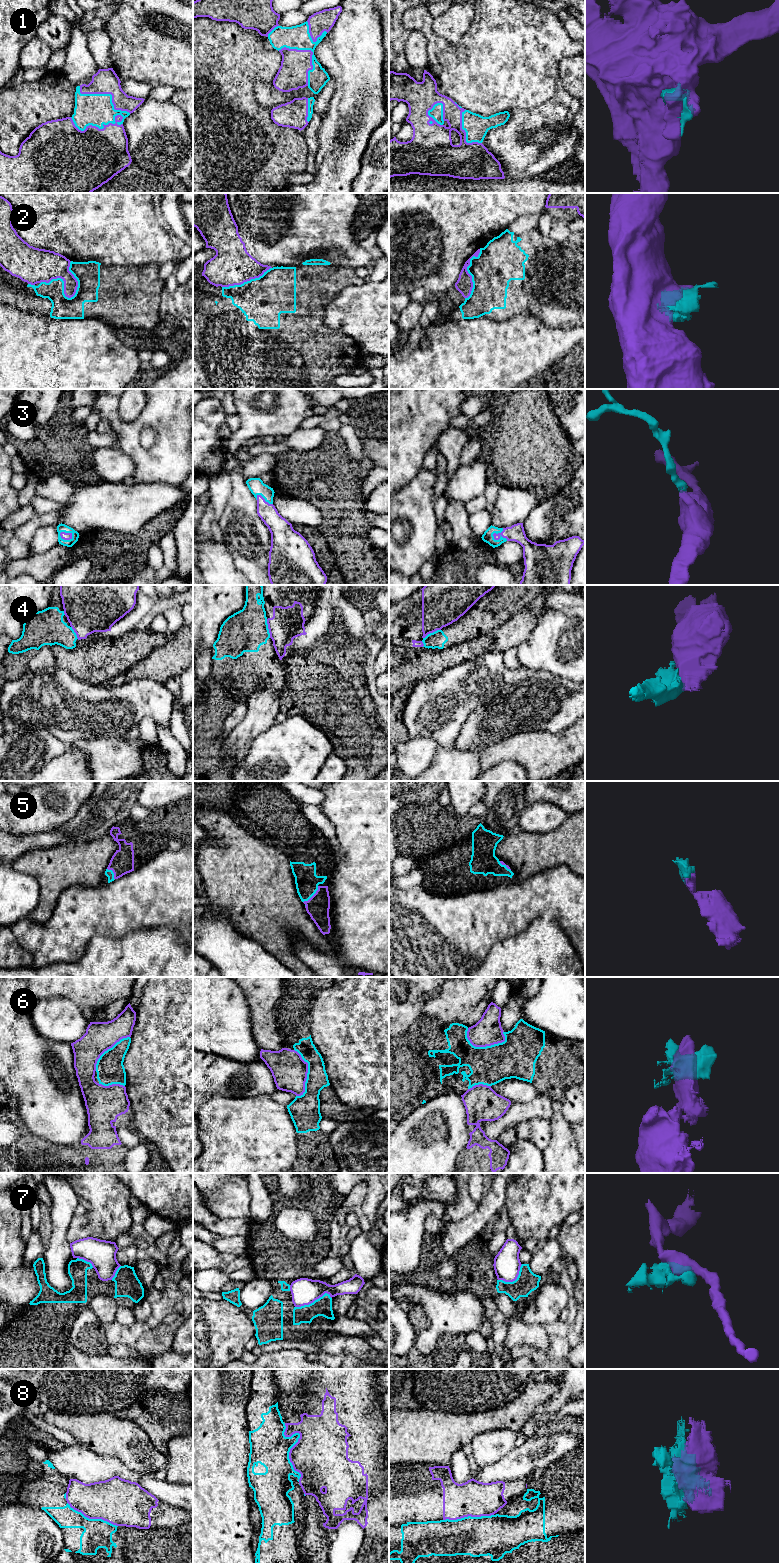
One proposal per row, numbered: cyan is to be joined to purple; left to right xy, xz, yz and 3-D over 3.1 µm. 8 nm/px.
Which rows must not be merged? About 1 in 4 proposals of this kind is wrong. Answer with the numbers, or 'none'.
2, 4, 6, 7, 8

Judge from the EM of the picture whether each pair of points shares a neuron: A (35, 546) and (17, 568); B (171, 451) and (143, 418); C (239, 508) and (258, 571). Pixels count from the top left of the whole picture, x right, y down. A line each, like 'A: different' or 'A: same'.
A: different
B: same
C: same

